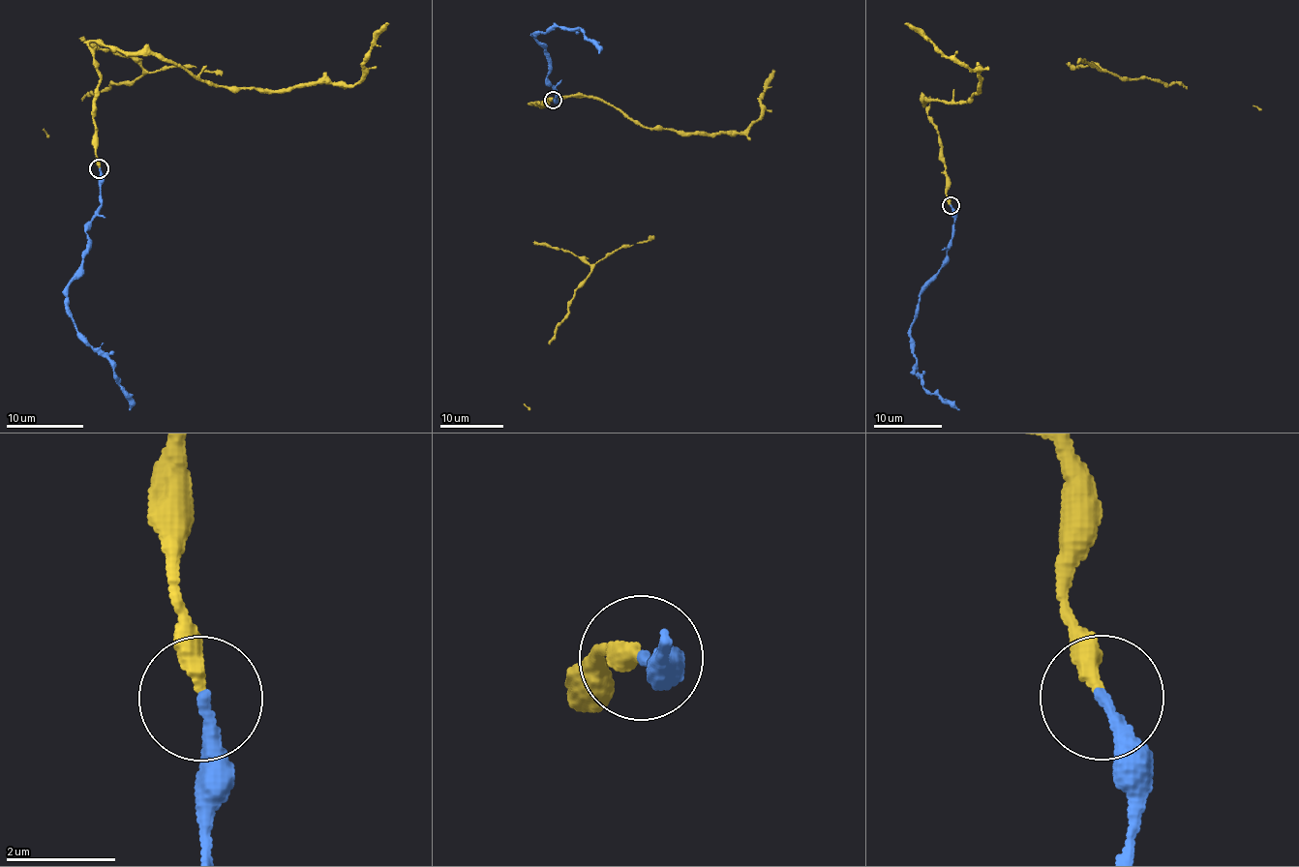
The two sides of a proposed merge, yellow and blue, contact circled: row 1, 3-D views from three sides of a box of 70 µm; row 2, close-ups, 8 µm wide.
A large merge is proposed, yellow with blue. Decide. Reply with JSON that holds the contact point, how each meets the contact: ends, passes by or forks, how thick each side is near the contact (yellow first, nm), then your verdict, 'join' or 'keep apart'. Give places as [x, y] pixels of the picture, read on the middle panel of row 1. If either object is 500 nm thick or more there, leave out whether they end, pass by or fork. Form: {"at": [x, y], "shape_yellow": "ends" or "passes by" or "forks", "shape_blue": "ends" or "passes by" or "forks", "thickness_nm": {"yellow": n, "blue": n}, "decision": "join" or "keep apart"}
{"at": [553, 100], "shape_yellow": "ends", "shape_blue": "ends", "thickness_nm": {"yellow": 320, "blue": 240}, "decision": "join"}

